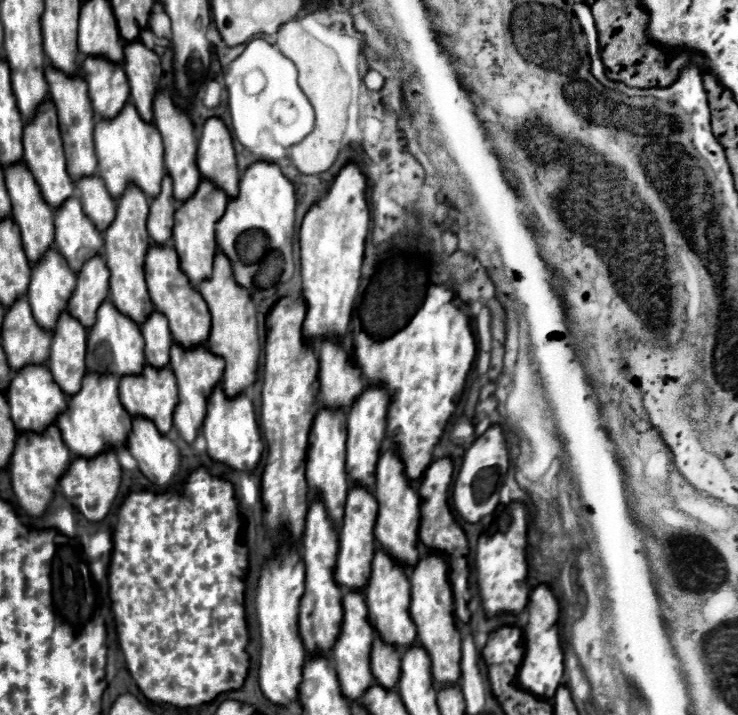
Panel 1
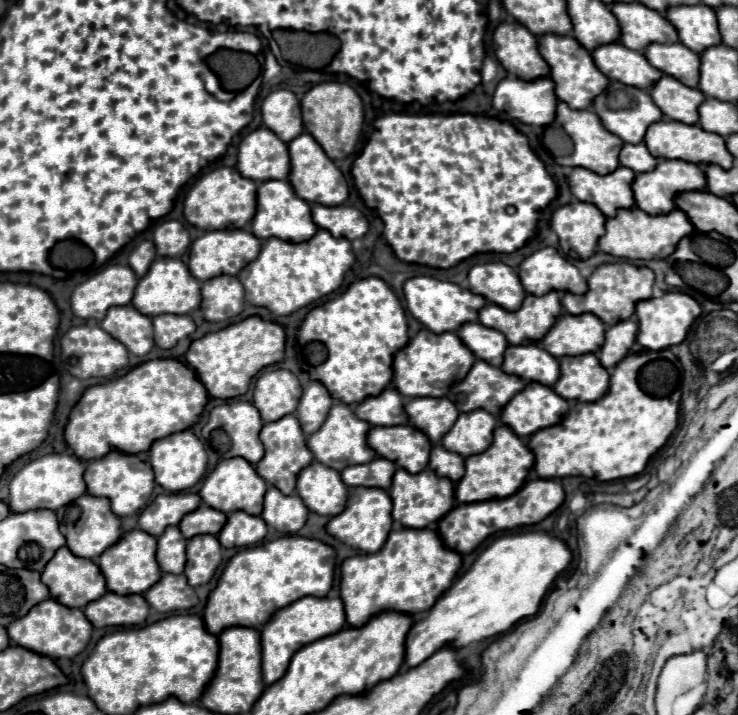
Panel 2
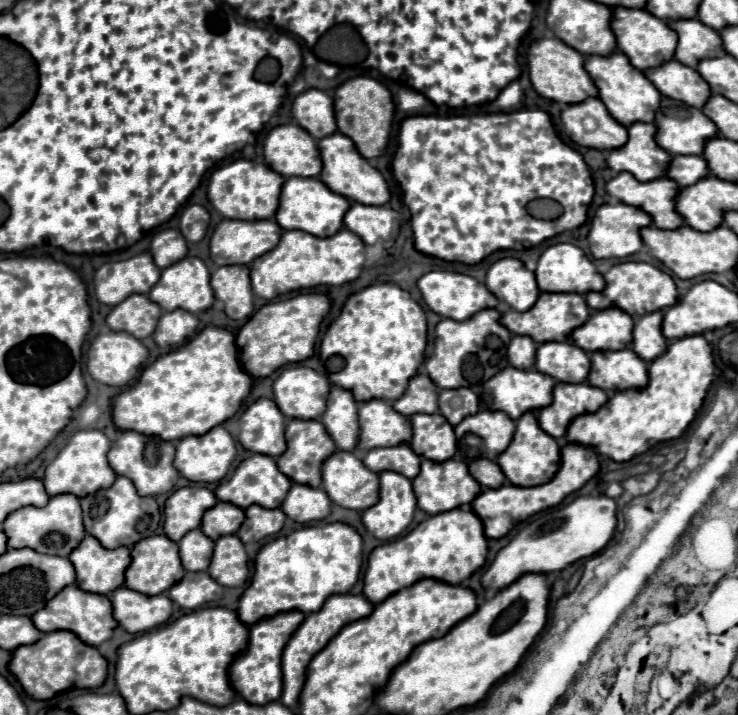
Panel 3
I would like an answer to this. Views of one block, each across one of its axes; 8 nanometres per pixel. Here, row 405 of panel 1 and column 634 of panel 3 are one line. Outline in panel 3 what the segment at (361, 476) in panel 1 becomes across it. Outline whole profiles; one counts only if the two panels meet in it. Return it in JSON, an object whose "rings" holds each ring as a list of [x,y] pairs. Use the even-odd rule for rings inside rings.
{"rings":[[[632,350],[620,352],[594,352],[590,356],[592,368],[588,384],[602,390],[628,390],[644,388],[648,384],[648,370]]]}

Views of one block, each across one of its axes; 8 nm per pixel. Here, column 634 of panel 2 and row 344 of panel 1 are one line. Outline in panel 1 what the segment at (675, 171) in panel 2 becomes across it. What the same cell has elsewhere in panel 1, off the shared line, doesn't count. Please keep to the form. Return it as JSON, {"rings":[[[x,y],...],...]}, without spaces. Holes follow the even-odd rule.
{"rings":[[[150,244],[148,254],[146,254],[146,282],[148,282],[148,292],[152,296],[152,304],[158,312],[162,312],[168,320],[170,334],[176,344],[182,348],[192,348],[198,344],[204,344],[210,336],[210,312],[206,302],[202,300],[200,292],[190,286],[188,278],[180,270],[180,262],[176,256],[174,246],[154,246]]]}

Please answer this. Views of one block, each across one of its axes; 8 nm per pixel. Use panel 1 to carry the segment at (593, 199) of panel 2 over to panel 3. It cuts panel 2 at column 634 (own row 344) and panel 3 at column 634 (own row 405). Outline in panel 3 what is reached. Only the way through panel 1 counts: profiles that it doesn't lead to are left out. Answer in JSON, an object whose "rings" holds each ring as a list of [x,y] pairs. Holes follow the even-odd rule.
{"rings":[[[620,172],[616,178],[606,182],[606,192],[620,202],[650,214],[652,222],[662,230],[674,230],[682,224],[680,214],[674,210],[678,184],[666,176],[650,182],[638,182],[632,174]]]}

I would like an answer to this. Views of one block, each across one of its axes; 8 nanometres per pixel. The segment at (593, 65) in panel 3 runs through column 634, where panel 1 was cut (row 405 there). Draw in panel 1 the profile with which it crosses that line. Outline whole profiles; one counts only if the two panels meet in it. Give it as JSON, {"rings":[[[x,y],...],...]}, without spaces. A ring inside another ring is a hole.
{"rings":[[[86,374],[82,380],[82,390],[68,398],[68,410],[58,416],[56,424],[64,444],[72,456],[78,458],[96,458],[108,448],[120,452],[128,446],[128,436],[132,430],[132,420],[118,396],[118,380],[110,374]]]}

